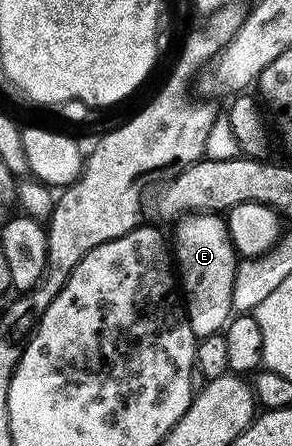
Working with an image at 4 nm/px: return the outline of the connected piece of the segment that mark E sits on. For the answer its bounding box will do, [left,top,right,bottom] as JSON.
[171,213,239,339]

